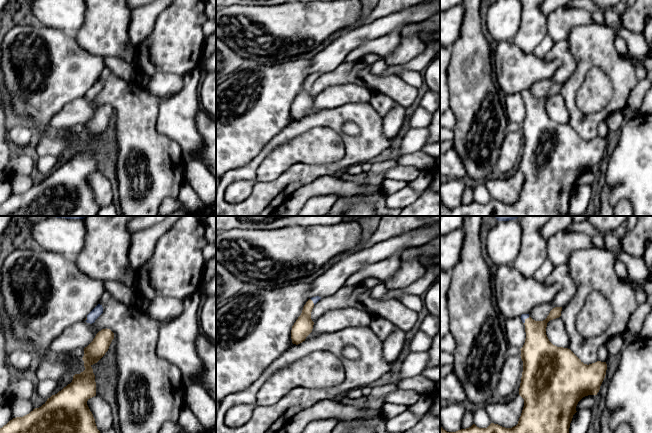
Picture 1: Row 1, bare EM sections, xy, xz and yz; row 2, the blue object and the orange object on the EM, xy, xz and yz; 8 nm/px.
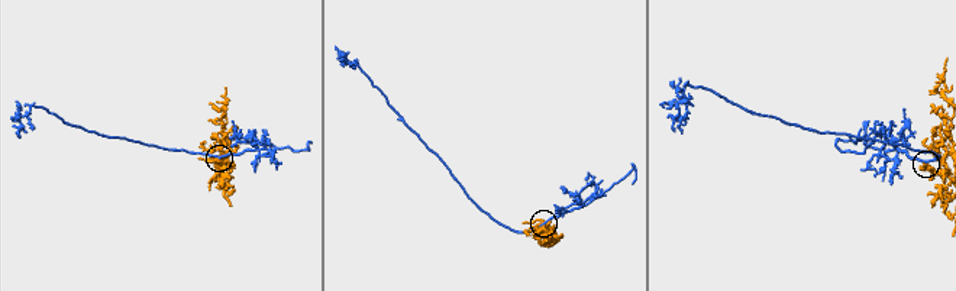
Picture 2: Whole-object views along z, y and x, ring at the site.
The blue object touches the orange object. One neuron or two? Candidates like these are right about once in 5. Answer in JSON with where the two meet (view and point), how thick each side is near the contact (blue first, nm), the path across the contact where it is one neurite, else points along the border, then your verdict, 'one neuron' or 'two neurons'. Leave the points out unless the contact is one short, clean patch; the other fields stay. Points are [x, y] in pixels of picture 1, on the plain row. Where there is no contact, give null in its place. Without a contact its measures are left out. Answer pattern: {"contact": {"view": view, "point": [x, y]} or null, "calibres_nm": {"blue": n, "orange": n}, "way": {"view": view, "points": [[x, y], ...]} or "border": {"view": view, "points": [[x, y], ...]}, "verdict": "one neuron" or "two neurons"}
{"contact": {"view": "yz", "point": [524, 96]}, "calibres_nm": {"blue": 50, "orange": 220}, "border": {"view": "yz", "points": [[529, 93], [524, 99]]}, "verdict": "two neurons"}

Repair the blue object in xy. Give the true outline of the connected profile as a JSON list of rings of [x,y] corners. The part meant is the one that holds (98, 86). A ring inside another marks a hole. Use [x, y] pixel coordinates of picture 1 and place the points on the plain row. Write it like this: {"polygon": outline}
{"polygon": [[[98,80],[88,91],[87,91],[87,99],[94,99],[95,96],[103,89],[102,81]]]}

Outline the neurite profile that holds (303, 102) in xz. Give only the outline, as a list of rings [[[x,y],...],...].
[[[309,75],[303,83],[301,91],[298,93],[291,106],[291,115],[293,120],[300,120],[312,108],[314,98],[311,95],[311,88],[314,79]]]

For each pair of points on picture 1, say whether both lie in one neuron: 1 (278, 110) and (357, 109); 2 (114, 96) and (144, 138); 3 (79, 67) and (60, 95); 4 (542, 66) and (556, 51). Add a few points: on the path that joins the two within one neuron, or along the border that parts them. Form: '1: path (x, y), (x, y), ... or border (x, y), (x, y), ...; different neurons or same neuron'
1: border (292, 119), (275, 135); different neurons
2: path (124, 106), (136, 118), (136, 128); same neuron
3: path (72, 74), (60, 88); same neuron
4: border (562, 62), (551, 77), (535, 82); different neurons

